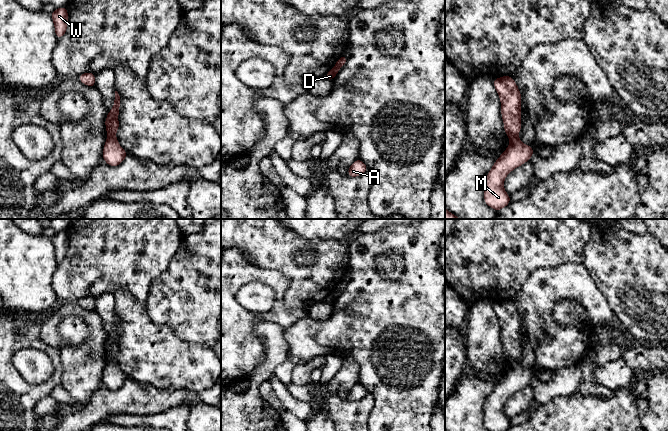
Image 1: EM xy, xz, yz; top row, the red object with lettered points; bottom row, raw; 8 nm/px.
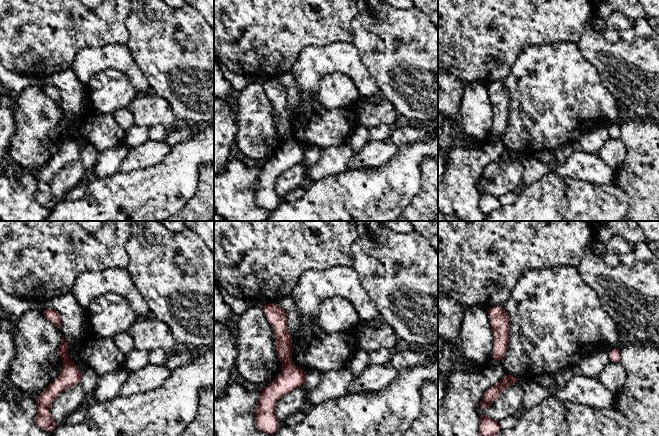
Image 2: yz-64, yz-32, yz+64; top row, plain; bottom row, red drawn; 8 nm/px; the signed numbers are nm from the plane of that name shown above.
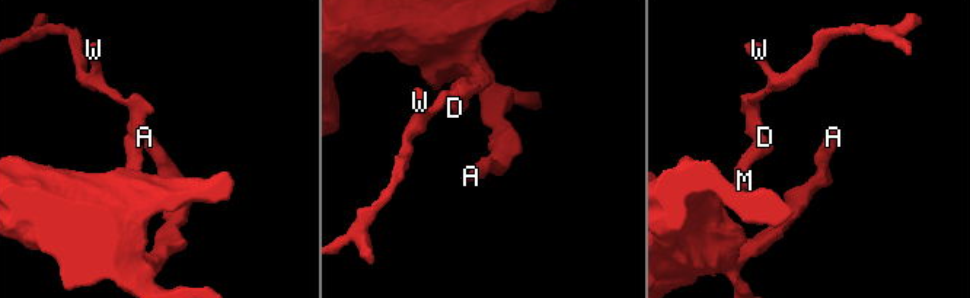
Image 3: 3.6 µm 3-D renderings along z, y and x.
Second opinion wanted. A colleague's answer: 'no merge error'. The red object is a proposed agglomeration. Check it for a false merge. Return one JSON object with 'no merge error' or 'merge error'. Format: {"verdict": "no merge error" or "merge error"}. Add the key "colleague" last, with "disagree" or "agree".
{"verdict": "merge error", "colleague": "disagree"}

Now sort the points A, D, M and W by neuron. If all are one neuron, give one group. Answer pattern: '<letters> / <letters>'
A D M / W

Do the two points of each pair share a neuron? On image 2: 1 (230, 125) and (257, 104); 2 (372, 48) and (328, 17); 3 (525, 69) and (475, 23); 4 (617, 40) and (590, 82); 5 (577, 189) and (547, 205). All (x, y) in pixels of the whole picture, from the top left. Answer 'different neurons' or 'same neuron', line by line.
1: different neurons
2: different neurons
3: different neurons
4: different neurons
5: same neuron

